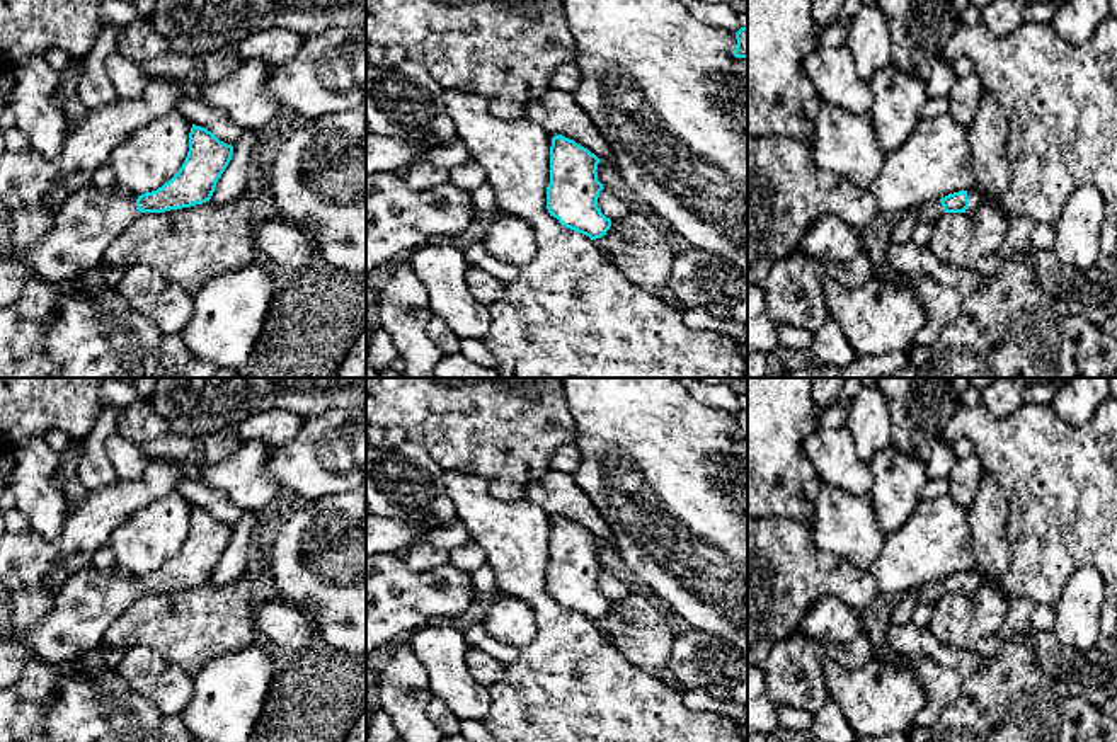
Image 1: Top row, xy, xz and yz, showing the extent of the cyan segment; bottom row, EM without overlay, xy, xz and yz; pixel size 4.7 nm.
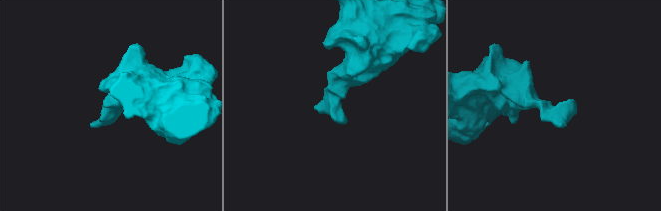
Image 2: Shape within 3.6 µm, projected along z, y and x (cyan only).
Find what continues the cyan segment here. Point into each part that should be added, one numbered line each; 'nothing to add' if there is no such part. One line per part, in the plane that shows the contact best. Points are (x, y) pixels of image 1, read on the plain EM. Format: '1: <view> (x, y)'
1: yz (974, 582)

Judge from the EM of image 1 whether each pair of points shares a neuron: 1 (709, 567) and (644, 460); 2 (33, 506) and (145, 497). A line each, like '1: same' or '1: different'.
1: same
2: different

